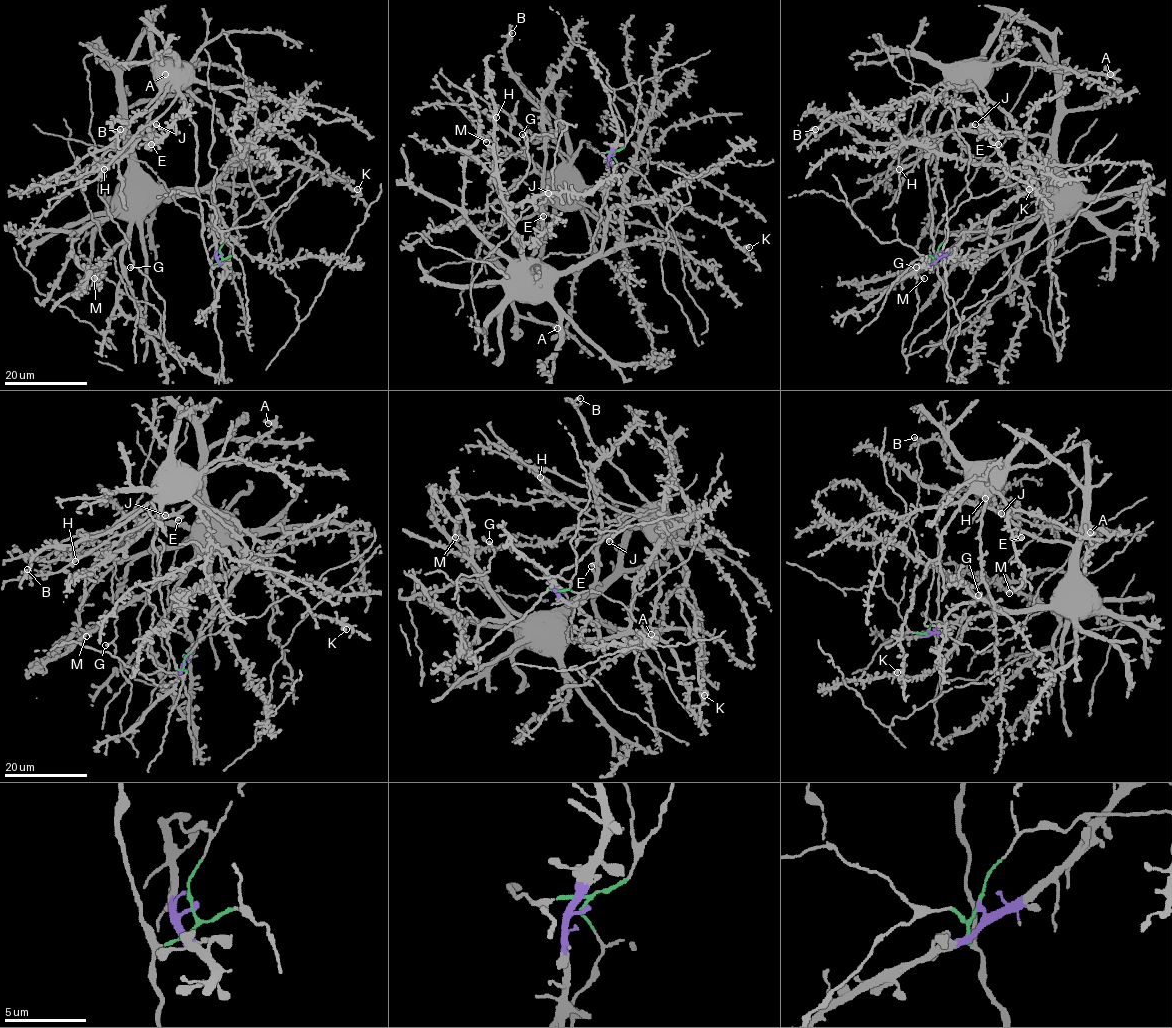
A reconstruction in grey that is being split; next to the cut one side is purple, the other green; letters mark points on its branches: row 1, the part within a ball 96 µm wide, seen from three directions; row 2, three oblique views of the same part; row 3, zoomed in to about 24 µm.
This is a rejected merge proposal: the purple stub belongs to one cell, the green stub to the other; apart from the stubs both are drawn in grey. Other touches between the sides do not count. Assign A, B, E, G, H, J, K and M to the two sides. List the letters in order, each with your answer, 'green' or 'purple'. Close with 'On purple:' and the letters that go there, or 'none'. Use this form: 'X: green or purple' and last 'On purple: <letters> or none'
A: green
B: green
E: purple
G: green
H: green
J: purple
K: green
M: purple
On purple: E, J, M

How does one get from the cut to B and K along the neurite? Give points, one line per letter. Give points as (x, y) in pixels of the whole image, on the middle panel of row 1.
B: (613, 153), (594, 150), (585, 141), (578, 153), (563, 162), (550, 122), (507, 63), (504, 50), (512, 33)
K: (613, 153), (583, 141), (570, 169), (585, 186), (646, 206), (656, 197), (687, 208), (749, 247)

